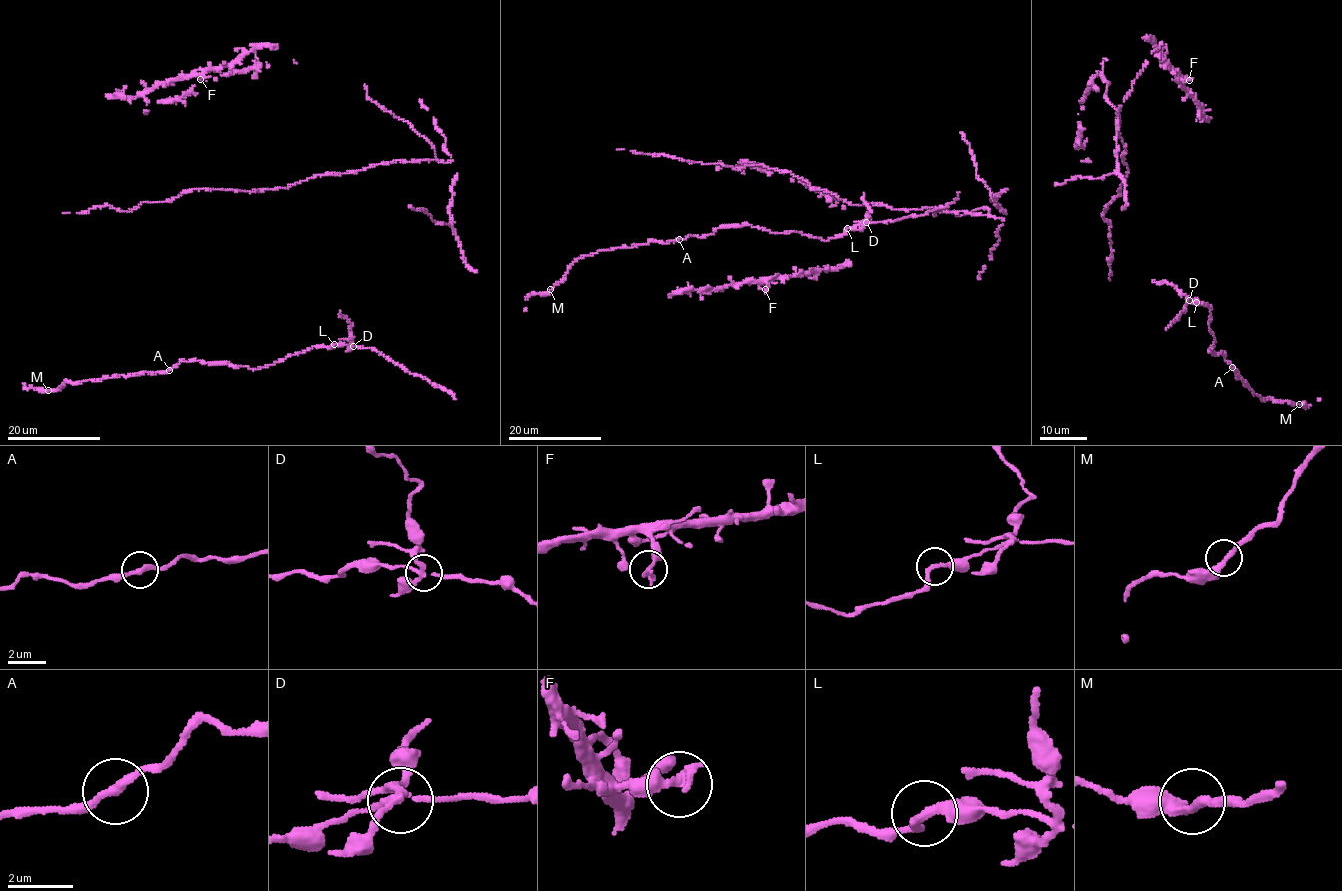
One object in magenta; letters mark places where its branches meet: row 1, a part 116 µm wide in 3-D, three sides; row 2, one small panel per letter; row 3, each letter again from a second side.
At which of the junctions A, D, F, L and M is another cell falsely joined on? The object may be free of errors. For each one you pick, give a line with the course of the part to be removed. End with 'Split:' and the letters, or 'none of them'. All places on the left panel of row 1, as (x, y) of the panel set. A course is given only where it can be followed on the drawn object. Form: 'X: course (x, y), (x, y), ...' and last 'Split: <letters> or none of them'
D: course (353, 346), (351, 323), (339, 311)
Split: D

